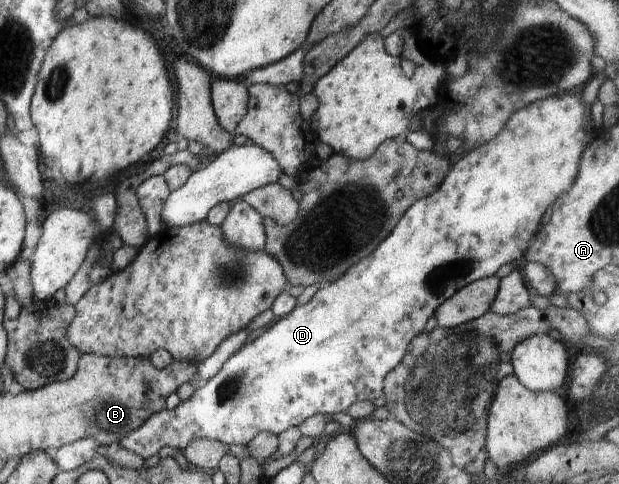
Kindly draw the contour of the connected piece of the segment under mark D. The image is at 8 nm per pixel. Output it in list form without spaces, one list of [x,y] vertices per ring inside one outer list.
[[[570,93],[562,94],[561,96],[551,96],[514,111],[504,125],[504,128],[495,138],[475,149],[461,151],[453,159],[452,168],[440,183],[437,191],[426,198],[413,202],[409,206],[409,209],[401,216],[394,230],[373,250],[373,253],[370,253],[366,258],[352,265],[345,272],[345,275],[332,281],[329,287],[319,289],[307,304],[296,305],[289,315],[281,318],[275,325],[271,325],[265,333],[255,340],[247,342],[239,351],[236,351],[225,361],[223,367],[211,379],[208,379],[205,385],[195,390],[195,393],[189,399],[181,402],[172,410],[161,410],[153,414],[141,427],[125,435],[119,443],[111,445],[100,444],[97,448],[97,454],[108,457],[113,452],[118,451],[120,447],[123,447],[123,449],[129,449],[129,451],[137,453],[141,459],[145,460],[153,457],[153,455],[157,455],[157,451],[166,445],[184,451],[188,444],[197,438],[212,439],[224,443],[229,447],[231,445],[242,445],[245,447],[258,433],[269,432],[279,435],[286,429],[297,428],[300,423],[303,423],[314,415],[344,415],[354,402],[372,402],[374,399],[381,397],[384,394],[385,376],[403,359],[409,342],[425,329],[427,319],[436,313],[437,308],[444,301],[447,301],[462,287],[473,283],[475,280],[495,276],[495,273],[499,271],[499,267],[503,267],[507,263],[515,263],[516,259],[519,259],[521,256],[523,257],[524,252],[530,246],[532,238],[539,230],[541,217],[545,215],[545,211],[549,209],[549,205],[561,193],[565,193],[565,191],[569,191],[569,187],[573,187],[573,177],[577,177],[577,167],[579,167],[581,153],[587,149],[589,141],[592,141],[594,137],[593,131],[589,129],[589,113],[591,113],[591,107],[589,107],[589,110],[588,107],[585,107],[582,97]]]

